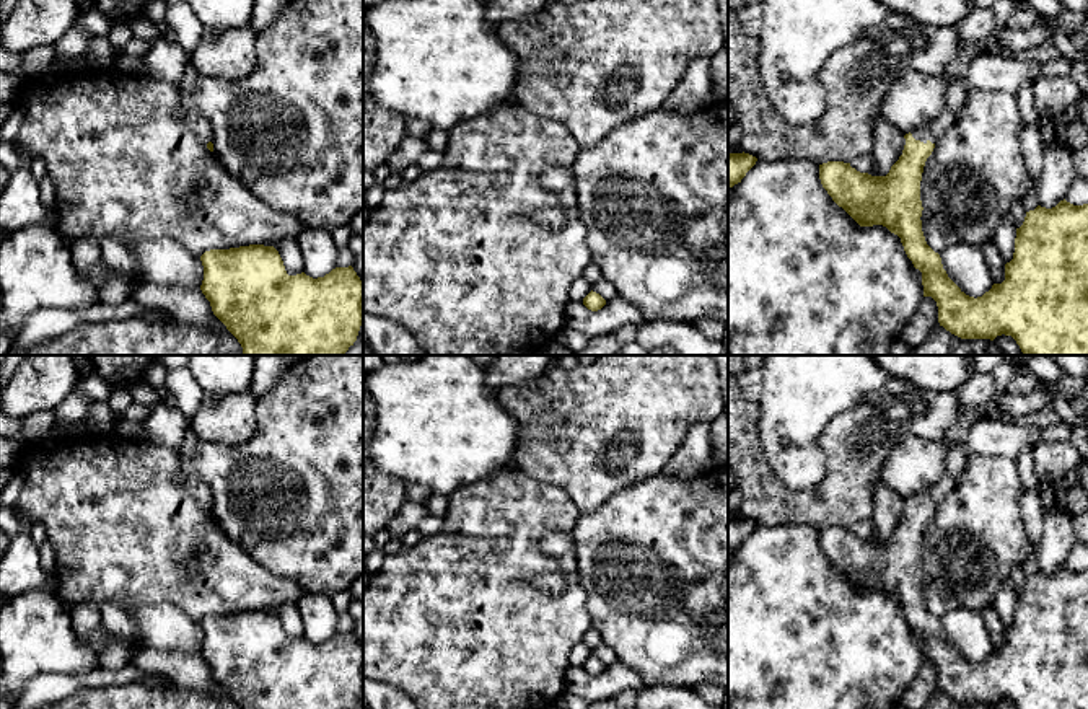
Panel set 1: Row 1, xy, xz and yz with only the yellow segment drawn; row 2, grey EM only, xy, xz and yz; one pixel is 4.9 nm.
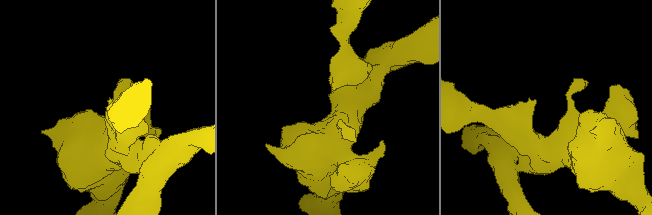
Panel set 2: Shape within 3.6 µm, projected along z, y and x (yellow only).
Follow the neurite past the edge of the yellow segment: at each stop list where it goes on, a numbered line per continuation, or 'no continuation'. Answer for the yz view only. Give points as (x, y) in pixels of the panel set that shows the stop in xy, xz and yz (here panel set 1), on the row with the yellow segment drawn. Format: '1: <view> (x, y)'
1: yz (981, 23)

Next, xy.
1: xy (197, 123)

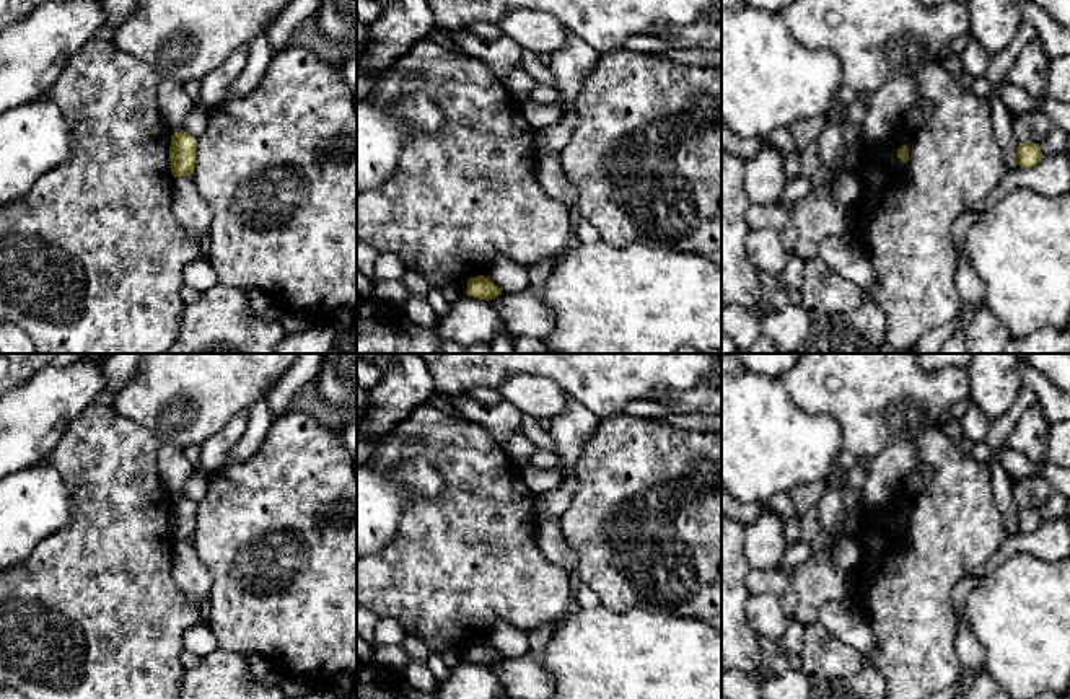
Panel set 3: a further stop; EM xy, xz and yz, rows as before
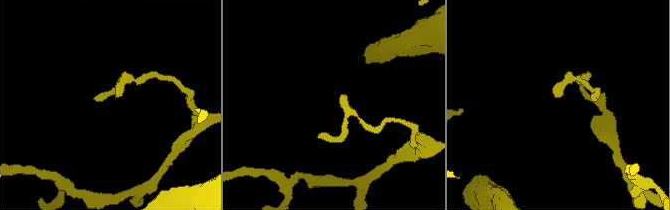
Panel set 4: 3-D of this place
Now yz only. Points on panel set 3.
no continuation

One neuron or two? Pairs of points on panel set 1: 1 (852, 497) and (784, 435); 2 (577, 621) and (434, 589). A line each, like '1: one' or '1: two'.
1: two
2: one

